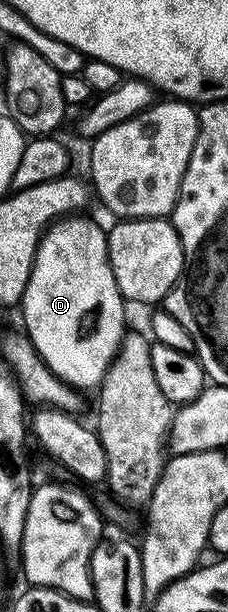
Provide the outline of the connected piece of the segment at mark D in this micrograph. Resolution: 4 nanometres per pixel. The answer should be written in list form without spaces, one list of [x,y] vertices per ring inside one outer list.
[[[68,215],[51,222],[47,232],[39,239],[35,252],[33,271],[29,275],[29,283],[23,292],[21,310],[23,309],[23,325],[33,347],[41,355],[41,359],[51,368],[51,374],[60,377],[65,384],[76,391],[83,389],[98,390],[103,383],[103,376],[111,361],[117,355],[127,317],[123,314],[125,299],[117,287],[117,279],[113,279],[113,271],[107,254],[107,235],[104,226],[90,221],[87,215]]]

